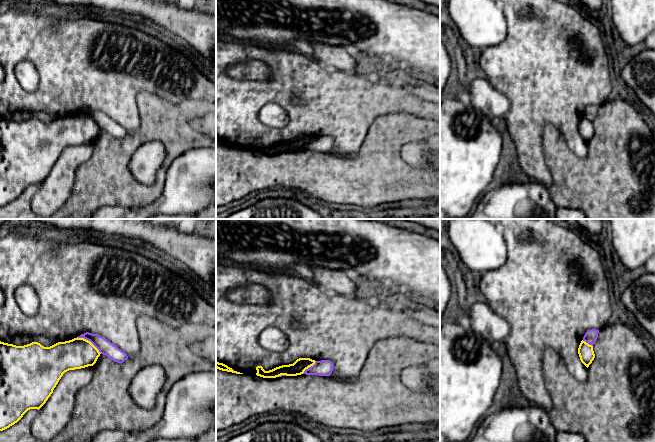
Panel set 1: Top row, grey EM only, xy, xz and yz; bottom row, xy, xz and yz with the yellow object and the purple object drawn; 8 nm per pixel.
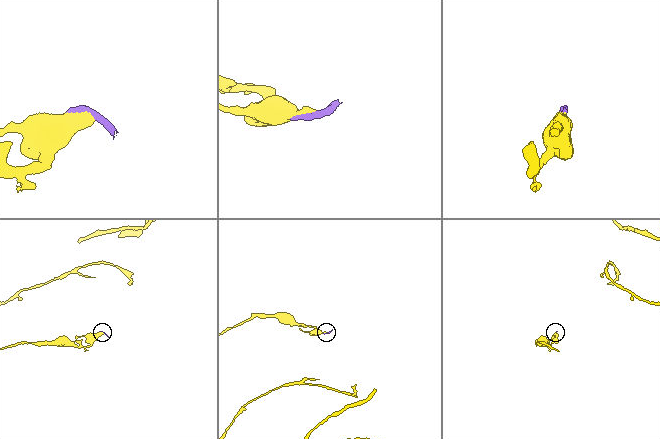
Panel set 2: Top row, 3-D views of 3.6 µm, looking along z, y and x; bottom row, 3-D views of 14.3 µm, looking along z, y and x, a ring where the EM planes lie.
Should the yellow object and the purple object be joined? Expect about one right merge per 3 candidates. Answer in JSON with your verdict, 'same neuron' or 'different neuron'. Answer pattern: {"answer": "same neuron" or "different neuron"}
{"answer": "different neuron"}

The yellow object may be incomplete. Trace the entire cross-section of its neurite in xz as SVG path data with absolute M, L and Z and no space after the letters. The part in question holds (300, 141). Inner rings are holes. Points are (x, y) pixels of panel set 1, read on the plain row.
M299 134L293 140L282 141L269 147L265 147L262 142L257 142L256 151L263 154L276 154L281 151L297 152L303 150L304 147L313 142L315 138L315 136L310 134Z

